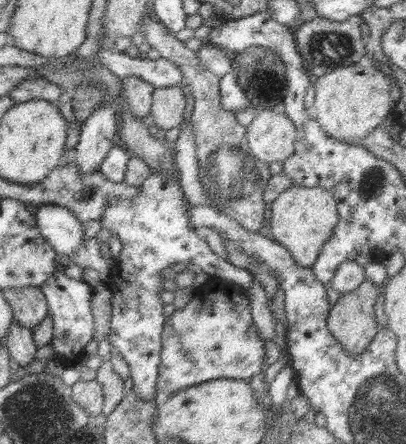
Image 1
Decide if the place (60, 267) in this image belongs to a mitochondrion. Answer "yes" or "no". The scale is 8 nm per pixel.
no

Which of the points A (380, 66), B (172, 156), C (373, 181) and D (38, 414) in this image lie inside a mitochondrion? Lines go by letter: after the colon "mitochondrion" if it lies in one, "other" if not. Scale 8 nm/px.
A: other
B: other
C: mitochondrion
D: mitochondrion

